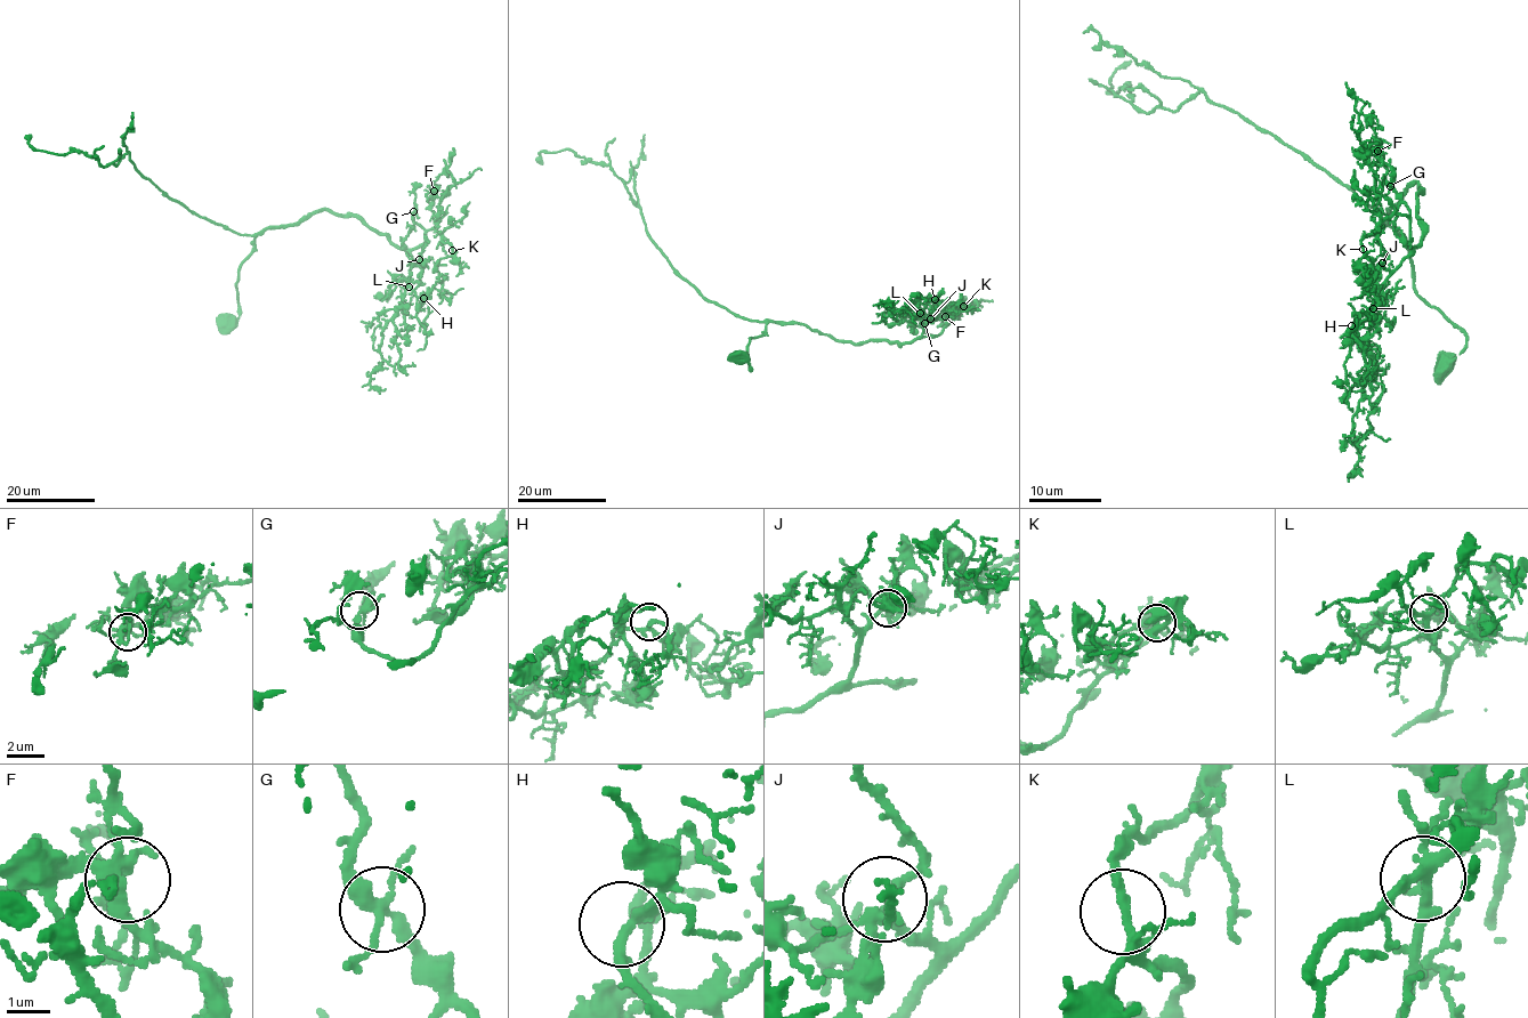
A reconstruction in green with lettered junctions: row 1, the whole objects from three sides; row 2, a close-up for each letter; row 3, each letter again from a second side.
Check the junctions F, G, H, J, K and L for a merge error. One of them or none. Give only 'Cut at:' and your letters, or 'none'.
Cut at: none

